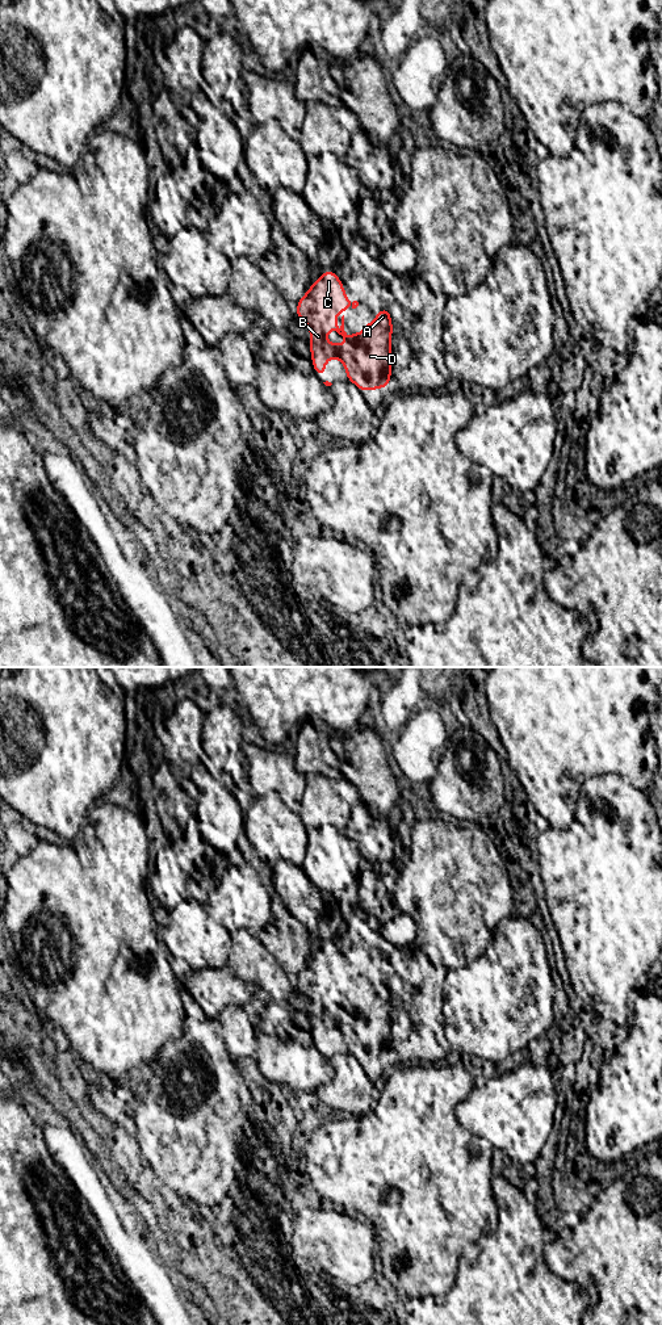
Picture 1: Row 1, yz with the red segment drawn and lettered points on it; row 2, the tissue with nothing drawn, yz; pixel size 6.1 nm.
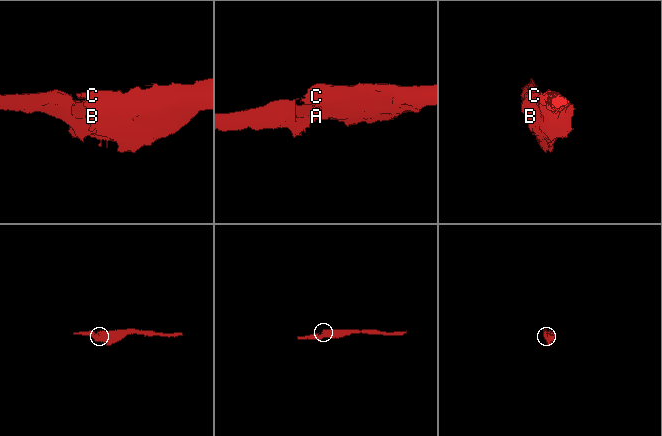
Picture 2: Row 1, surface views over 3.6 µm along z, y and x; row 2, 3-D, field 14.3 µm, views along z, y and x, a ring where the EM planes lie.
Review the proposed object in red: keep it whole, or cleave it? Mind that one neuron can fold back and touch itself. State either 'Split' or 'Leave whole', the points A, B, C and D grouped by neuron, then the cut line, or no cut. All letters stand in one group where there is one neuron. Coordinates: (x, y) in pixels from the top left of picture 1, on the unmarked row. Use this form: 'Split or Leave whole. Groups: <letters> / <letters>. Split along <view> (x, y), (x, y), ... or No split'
Leave whole. Groups: A B C D. No split

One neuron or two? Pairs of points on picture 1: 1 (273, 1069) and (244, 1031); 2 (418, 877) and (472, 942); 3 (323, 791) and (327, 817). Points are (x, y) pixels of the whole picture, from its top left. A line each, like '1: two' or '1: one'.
1: two
2: one
3: one

